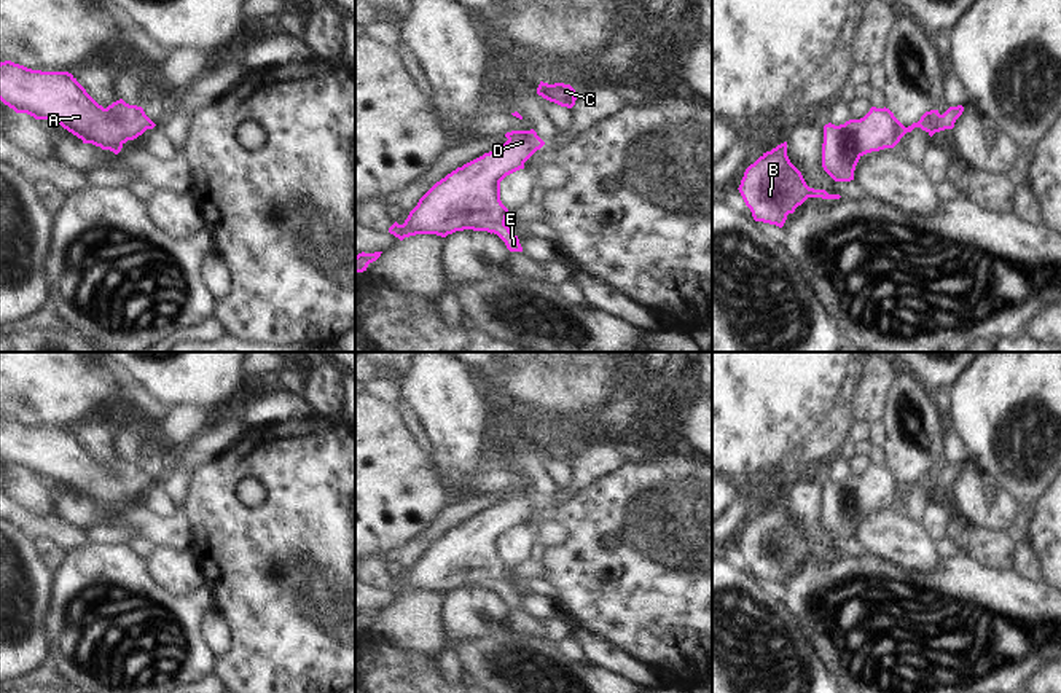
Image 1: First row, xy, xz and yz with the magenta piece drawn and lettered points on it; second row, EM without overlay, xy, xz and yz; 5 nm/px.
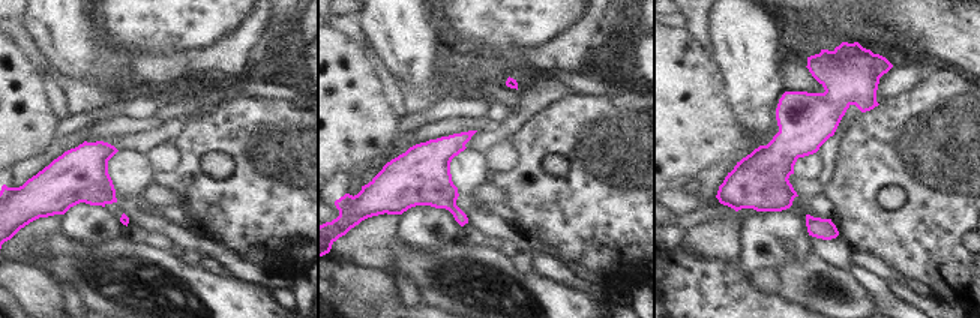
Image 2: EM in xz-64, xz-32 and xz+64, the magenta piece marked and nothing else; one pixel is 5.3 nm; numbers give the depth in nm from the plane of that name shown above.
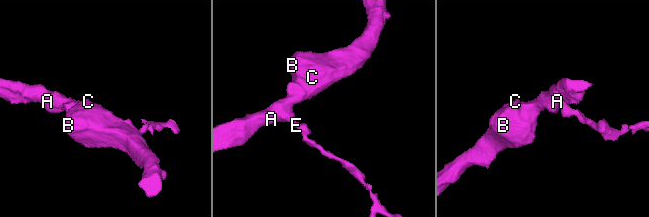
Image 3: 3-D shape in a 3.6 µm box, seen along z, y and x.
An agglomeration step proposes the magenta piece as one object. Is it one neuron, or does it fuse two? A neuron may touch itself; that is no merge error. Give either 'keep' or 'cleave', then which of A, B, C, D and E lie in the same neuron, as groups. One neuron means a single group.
keep | A B C D E

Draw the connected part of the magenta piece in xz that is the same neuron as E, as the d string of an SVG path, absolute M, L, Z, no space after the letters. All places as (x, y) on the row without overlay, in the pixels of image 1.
M534 486L511 487L505 494L508 497L495 507L437 538L419 556L405 580L395 578L389 589L403 597L416 591L446 594L464 586L487 588L497 591L510 609L523 609L518 593L505 581L508 566L500 558L500 538L524 526L524 519L545 499Z

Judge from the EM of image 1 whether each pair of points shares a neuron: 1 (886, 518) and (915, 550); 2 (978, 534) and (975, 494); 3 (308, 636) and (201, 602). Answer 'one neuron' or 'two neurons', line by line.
1: one neuron
2: two neurons
3: two neurons

